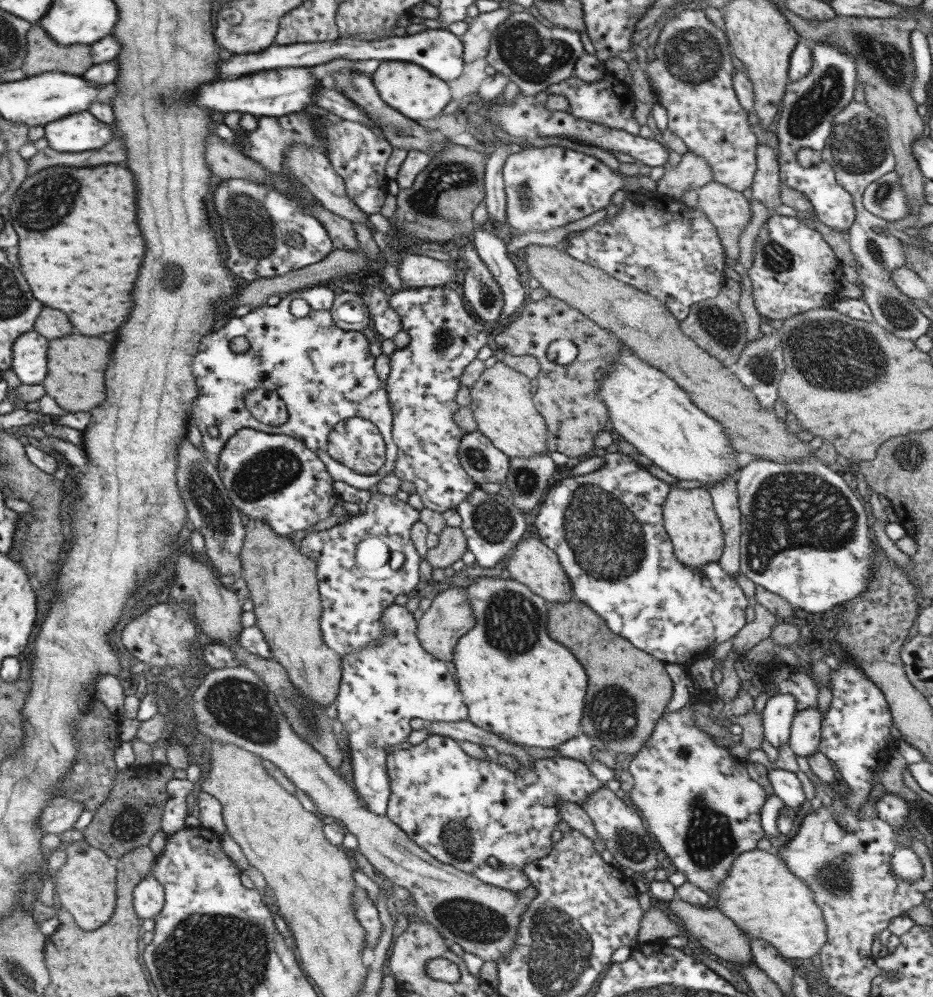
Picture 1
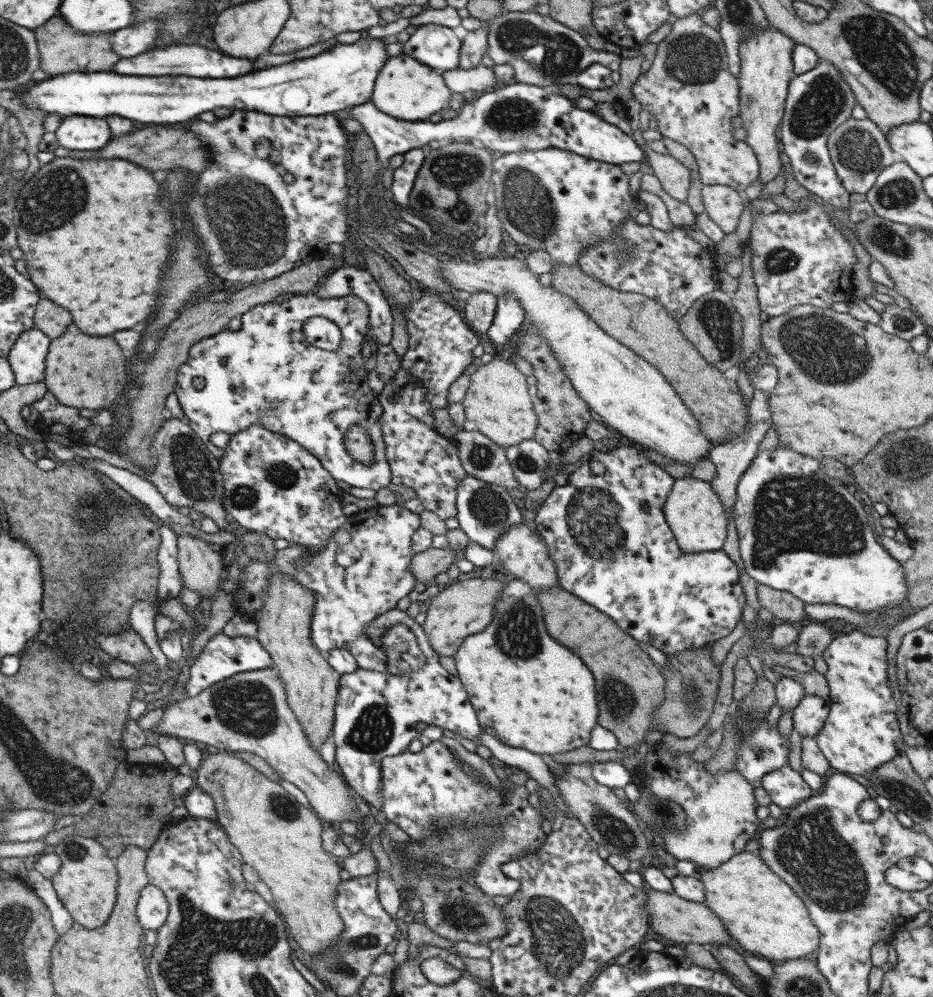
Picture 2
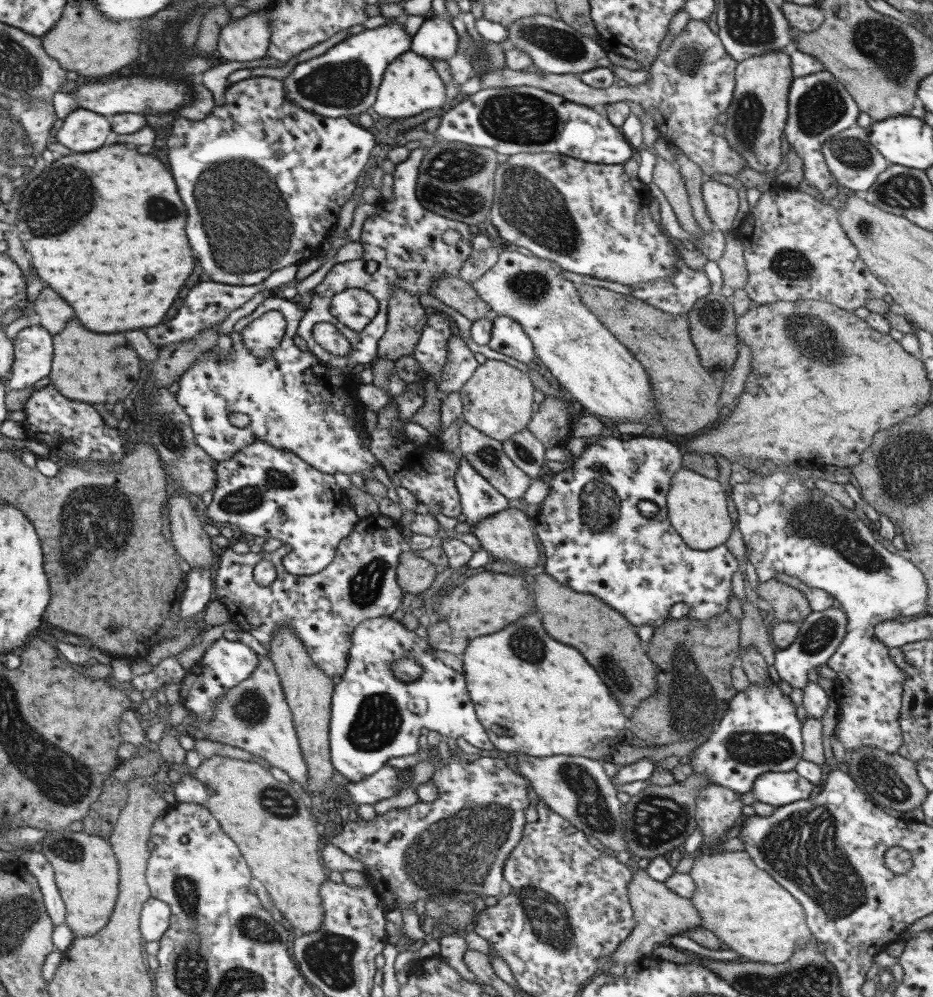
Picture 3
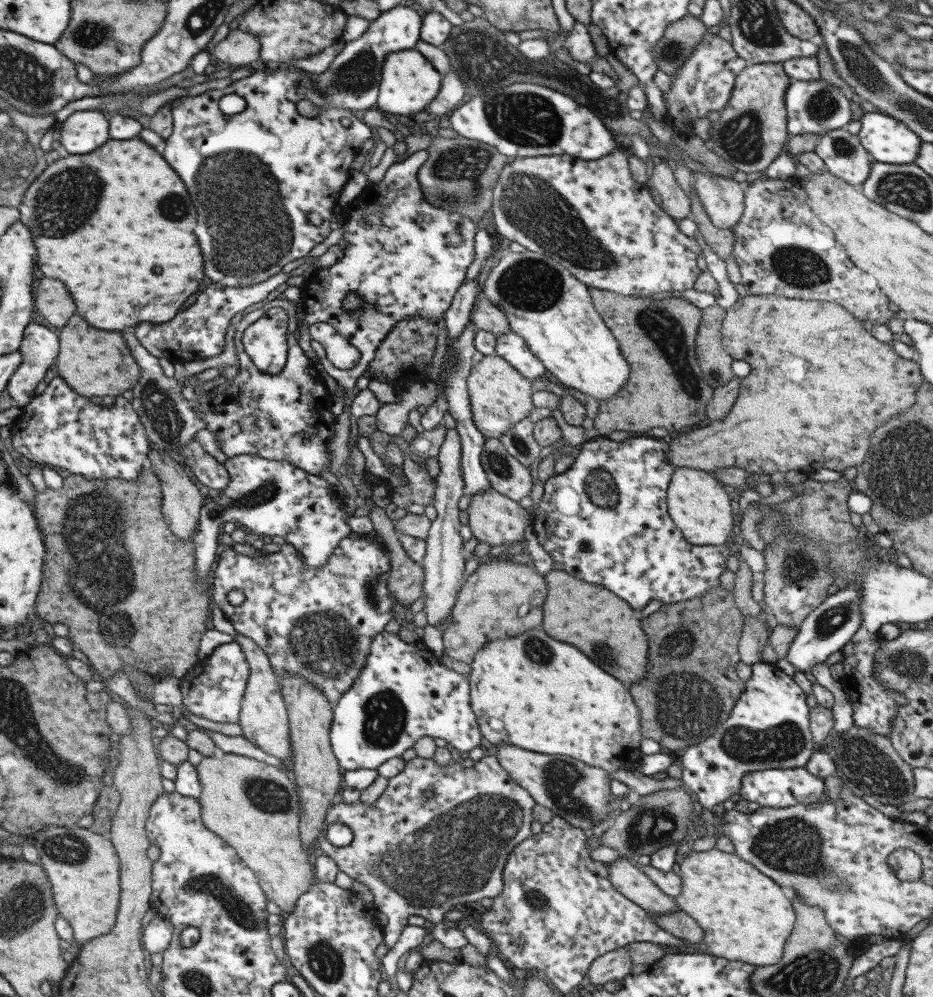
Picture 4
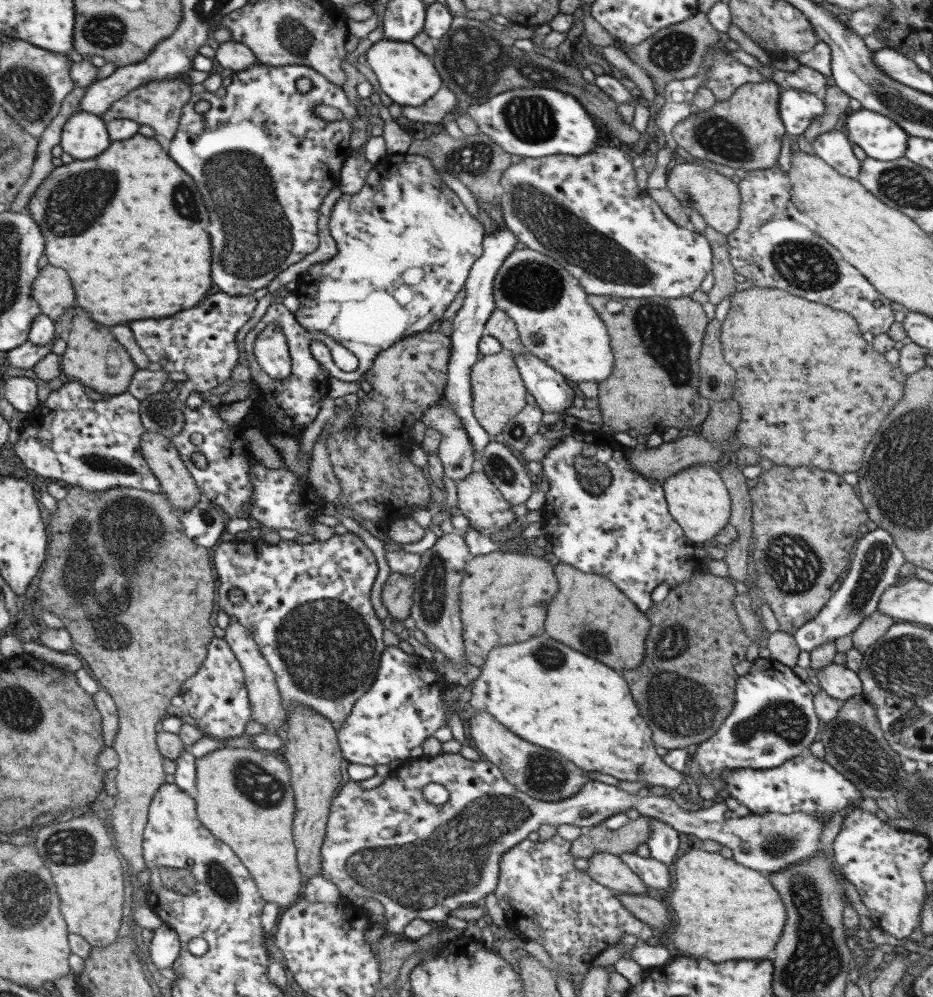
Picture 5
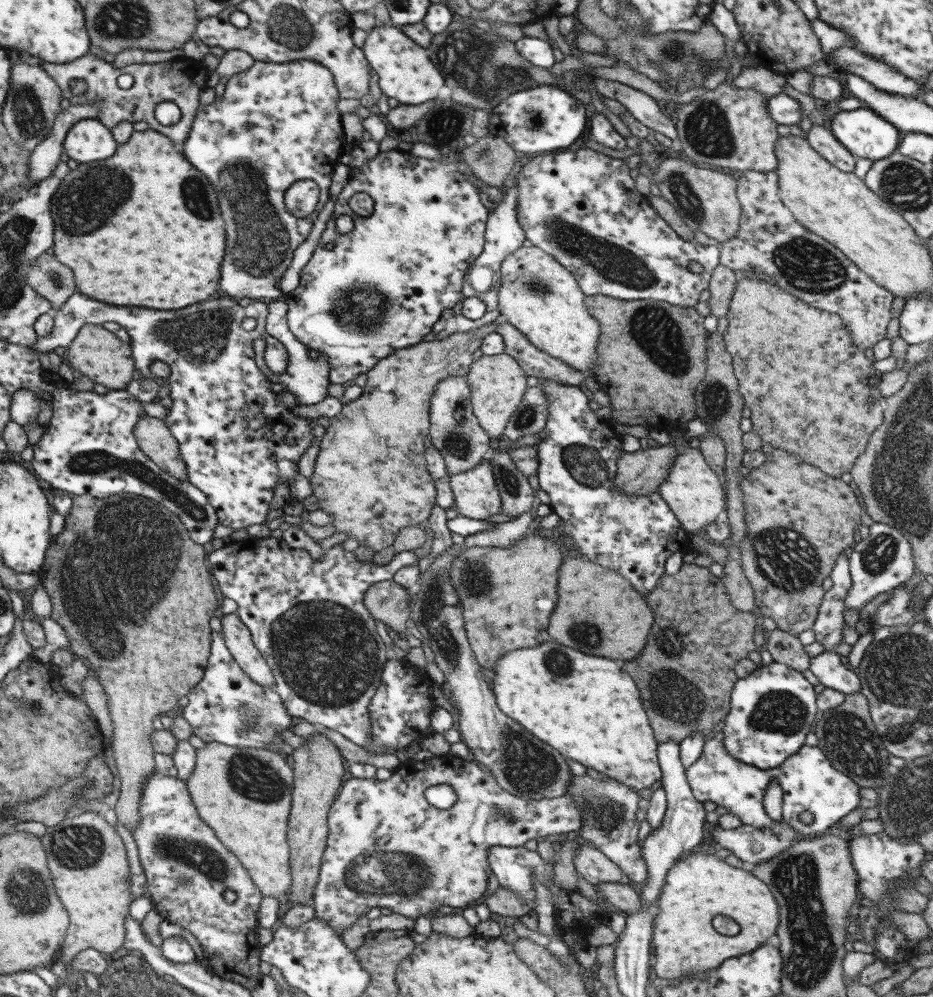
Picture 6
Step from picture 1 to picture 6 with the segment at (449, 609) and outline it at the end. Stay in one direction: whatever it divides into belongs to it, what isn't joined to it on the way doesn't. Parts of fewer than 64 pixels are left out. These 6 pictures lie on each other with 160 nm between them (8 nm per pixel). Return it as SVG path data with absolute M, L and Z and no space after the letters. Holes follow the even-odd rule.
M535 525L521 538L520 542L510 547L462 547L458 555L453 557L448 580L461 604L465 636L480 668L493 670L497 659L506 652L517 650L517 648L533 648L537 646L537 642L547 642L549 638L545 630L549 622L547 616L551 614L555 606L557 568L562 563L561 560L563 560L563 546L557 546L551 540L547 540Z

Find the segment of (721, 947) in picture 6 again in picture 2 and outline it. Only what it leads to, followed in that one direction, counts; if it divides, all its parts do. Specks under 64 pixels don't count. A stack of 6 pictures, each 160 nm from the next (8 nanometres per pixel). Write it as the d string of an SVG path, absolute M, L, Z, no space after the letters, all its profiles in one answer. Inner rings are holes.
M740 852L713 870L695 873L704 888L704 902L723 922L727 934L745 950L769 961L783 962L805 957L818 948L819 933L807 909L791 888L767 870L756 853Z

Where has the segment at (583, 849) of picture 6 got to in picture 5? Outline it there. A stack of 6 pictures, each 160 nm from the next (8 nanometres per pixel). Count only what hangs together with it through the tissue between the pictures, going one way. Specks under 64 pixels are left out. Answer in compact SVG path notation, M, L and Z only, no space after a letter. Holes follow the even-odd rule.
M596 852L587 859L587 874L597 884L617 893L647 895L645 886L636 874L617 856Z

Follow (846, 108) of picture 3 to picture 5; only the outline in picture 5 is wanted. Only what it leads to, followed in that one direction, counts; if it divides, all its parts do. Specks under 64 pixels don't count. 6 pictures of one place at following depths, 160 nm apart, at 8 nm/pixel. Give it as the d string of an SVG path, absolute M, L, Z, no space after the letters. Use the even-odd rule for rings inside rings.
M794 88L782 89L778 96L779 119L788 135L802 134L813 120L825 114L822 95Z

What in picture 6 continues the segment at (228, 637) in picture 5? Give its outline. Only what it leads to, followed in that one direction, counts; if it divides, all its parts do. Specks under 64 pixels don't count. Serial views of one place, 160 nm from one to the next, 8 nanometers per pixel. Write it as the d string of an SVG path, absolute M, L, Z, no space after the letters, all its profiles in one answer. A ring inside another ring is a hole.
M224 614L220 619L221 636L225 648L242 668L242 671L254 682L262 687L274 686L270 668L264 658L255 648L247 627L233 614Z

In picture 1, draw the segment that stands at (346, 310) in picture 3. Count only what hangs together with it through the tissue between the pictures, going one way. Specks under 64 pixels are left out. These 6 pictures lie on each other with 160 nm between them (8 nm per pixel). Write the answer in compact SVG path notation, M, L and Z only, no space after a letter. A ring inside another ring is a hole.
M319 285L295 290L283 299L279 299L278 303L273 306L263 304L259 307L252 307L244 316L231 317L221 328L209 331L201 337L191 361L191 376L195 379L198 391L197 396L191 401L189 418L199 429L202 449L209 458L215 460L225 441L239 429L256 428L261 432L281 433L300 440L321 460L325 472L333 482L341 481L357 490L369 491L371 486L377 485L381 478L393 471L395 458L397 458L397 447L391 436L392 414L384 389L384 380L377 378L374 371L374 356L369 353L368 342L363 333L342 331L331 321L329 308L331 308L333 297L333 291ZM295 298L303 298L309 305L309 311L305 317L296 318L289 313L289 303ZM235 336L244 336L247 339L249 347L245 352L235 353L229 349L229 340ZM257 387L275 391L284 402L287 420L283 424L269 427L258 423L245 408L244 394ZM354 416L372 422L384 440L385 462L379 471L371 476L355 474L349 468L327 456L326 442L329 431L340 420ZM209 426L217 428L217 436L211 437L207 433Z

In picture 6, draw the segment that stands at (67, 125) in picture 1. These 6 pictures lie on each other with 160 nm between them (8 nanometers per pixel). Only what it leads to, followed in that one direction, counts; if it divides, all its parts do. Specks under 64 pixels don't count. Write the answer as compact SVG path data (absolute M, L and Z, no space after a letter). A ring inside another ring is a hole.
M82 119L66 132L62 149L77 163L105 160L115 152L110 129L96 119Z

